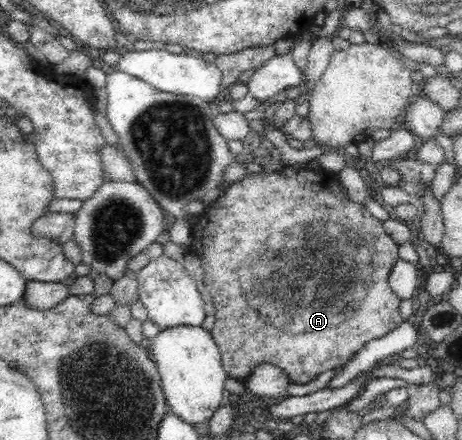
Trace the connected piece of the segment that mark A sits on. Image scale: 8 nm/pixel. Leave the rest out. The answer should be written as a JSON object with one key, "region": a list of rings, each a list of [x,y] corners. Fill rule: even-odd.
{"region":[[[308,166],[284,167],[277,173],[265,173],[263,170],[255,168],[249,177],[227,185],[227,192],[224,192],[212,206],[208,206],[199,215],[197,222],[191,225],[190,252],[200,258],[205,286],[210,291],[212,304],[216,310],[211,335],[220,349],[223,369],[230,378],[244,383],[254,372],[254,368],[267,365],[281,368],[294,384],[308,384],[323,372],[332,369],[341,370],[350,357],[356,354],[366,342],[382,338],[402,324],[403,320],[399,313],[401,299],[396,296],[395,292],[392,292],[388,283],[390,270],[399,258],[397,253],[399,245],[384,232],[383,221],[373,217],[365,205],[354,203],[348,198],[345,188],[338,179],[337,173],[330,173],[322,169],[313,170]]]}

